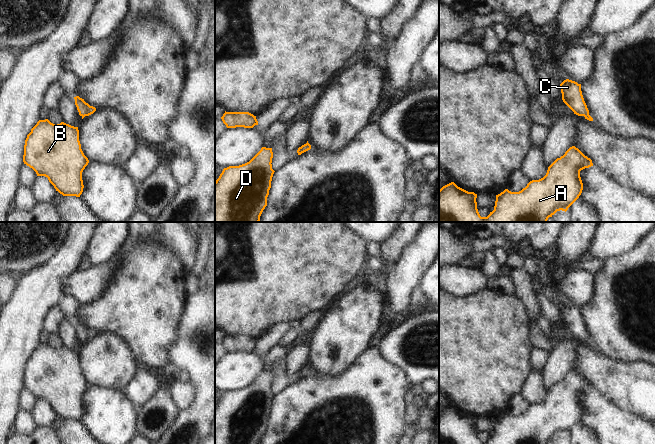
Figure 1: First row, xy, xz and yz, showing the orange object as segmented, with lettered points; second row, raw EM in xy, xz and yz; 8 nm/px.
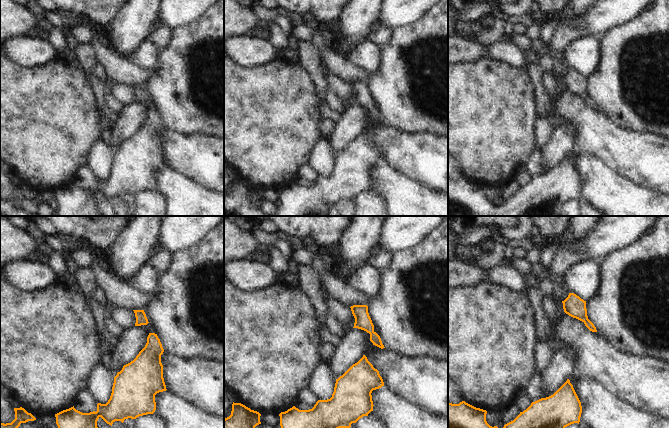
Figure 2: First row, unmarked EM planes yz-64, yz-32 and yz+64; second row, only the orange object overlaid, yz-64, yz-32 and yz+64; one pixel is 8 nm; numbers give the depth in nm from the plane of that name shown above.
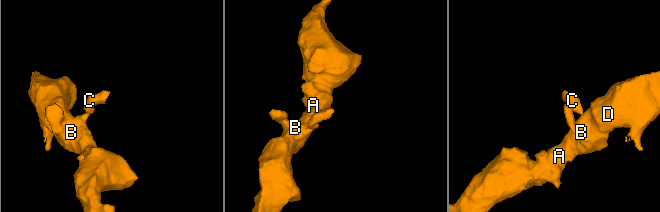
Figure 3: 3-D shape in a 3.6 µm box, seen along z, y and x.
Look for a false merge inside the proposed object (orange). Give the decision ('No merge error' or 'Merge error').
No merge error.

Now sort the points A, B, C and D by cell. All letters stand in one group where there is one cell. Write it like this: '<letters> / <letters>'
A B C D

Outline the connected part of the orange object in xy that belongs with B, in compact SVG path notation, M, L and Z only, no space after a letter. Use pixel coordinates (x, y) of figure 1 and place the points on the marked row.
M48 119L39 120L25 140L23 162L32 168L37 176L47 177L56 191L63 196L80 197L82 194L82 172L89 160L81 149L78 127L64 122L55 125Z

